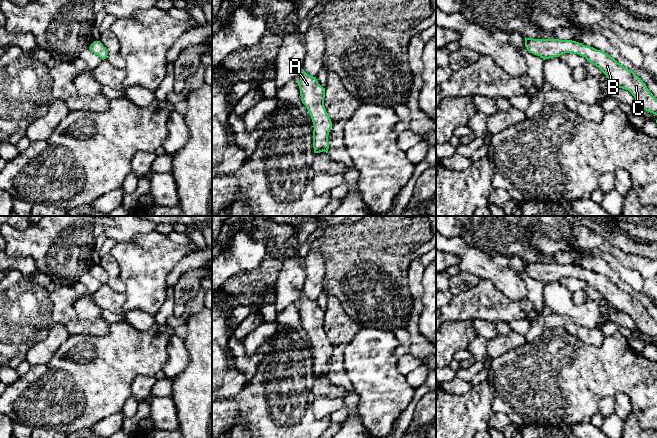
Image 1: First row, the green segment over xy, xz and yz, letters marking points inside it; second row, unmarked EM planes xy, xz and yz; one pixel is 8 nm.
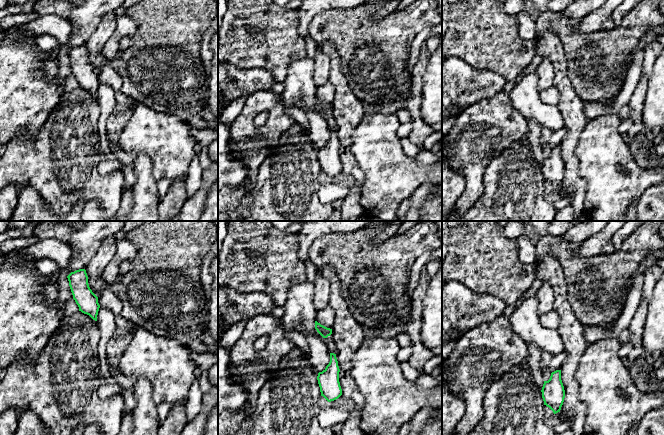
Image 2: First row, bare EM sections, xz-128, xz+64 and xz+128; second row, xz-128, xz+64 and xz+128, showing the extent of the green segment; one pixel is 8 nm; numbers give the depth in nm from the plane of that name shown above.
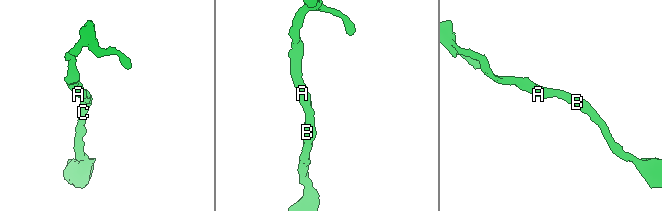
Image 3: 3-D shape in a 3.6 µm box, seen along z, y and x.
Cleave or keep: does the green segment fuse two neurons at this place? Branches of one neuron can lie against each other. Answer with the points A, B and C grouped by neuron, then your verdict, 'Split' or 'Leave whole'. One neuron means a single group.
Groups: A B C. Leave whole

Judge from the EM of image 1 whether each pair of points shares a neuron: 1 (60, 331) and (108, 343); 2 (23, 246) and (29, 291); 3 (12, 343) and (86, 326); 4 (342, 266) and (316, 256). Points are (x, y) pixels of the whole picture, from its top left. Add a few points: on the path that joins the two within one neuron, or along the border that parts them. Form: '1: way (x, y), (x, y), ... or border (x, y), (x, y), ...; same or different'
1: border (70, 335), (54, 353); different
2: border (37, 270), (58, 282); different
3: border (78, 319), (65, 324); different
4: border (308, 250), (315, 249), (322, 255), (323, 282); different

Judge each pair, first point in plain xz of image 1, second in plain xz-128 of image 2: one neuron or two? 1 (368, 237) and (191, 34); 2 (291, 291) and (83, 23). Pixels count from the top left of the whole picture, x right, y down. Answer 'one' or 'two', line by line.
1: one
2: one

